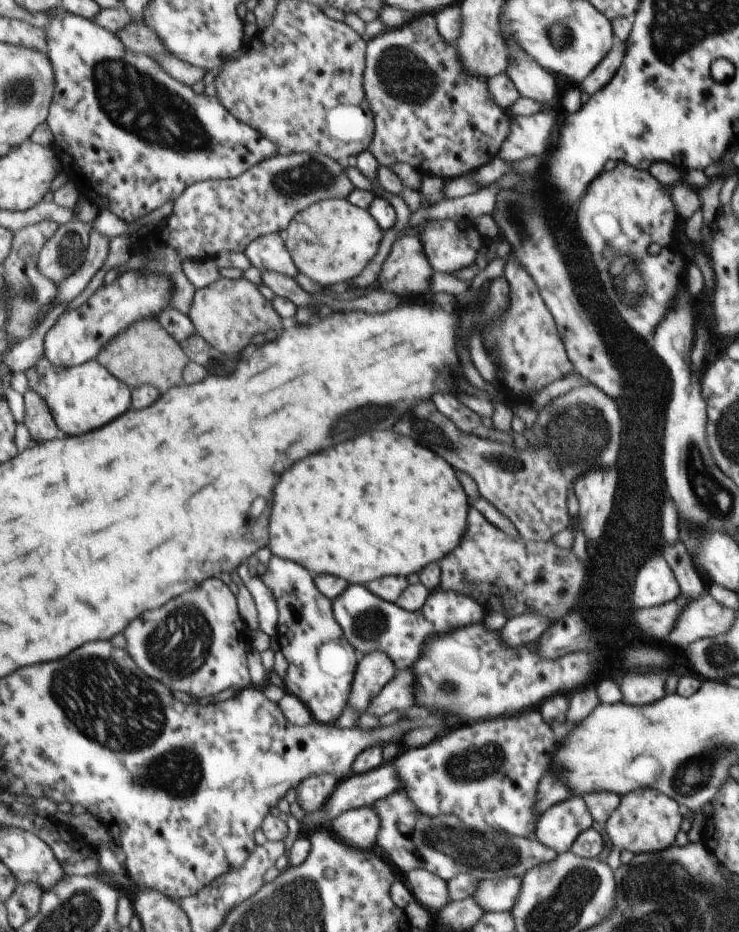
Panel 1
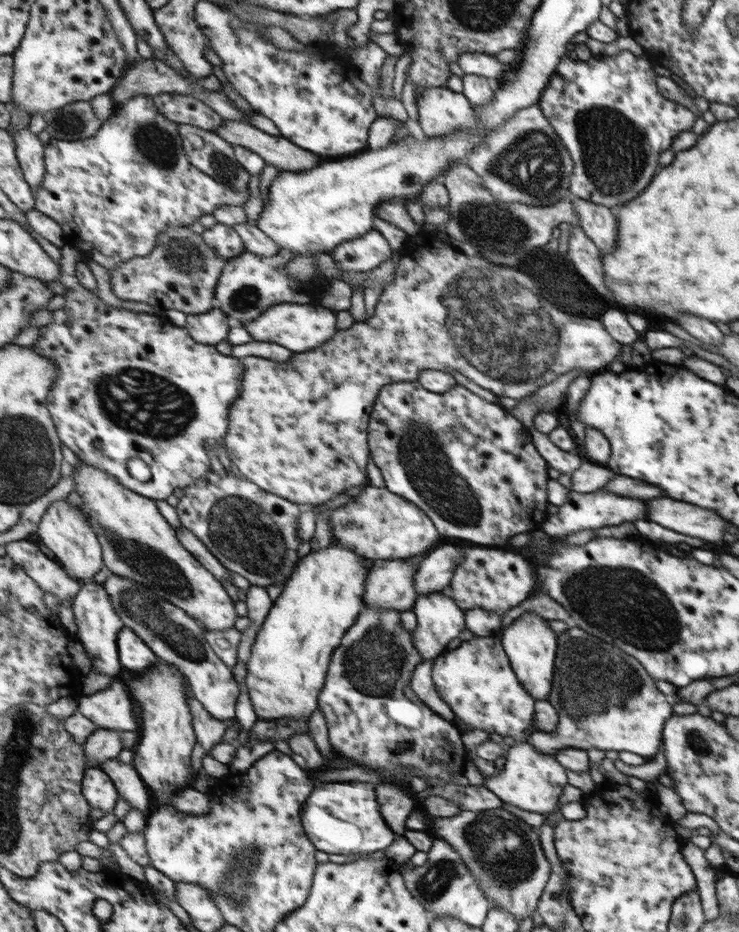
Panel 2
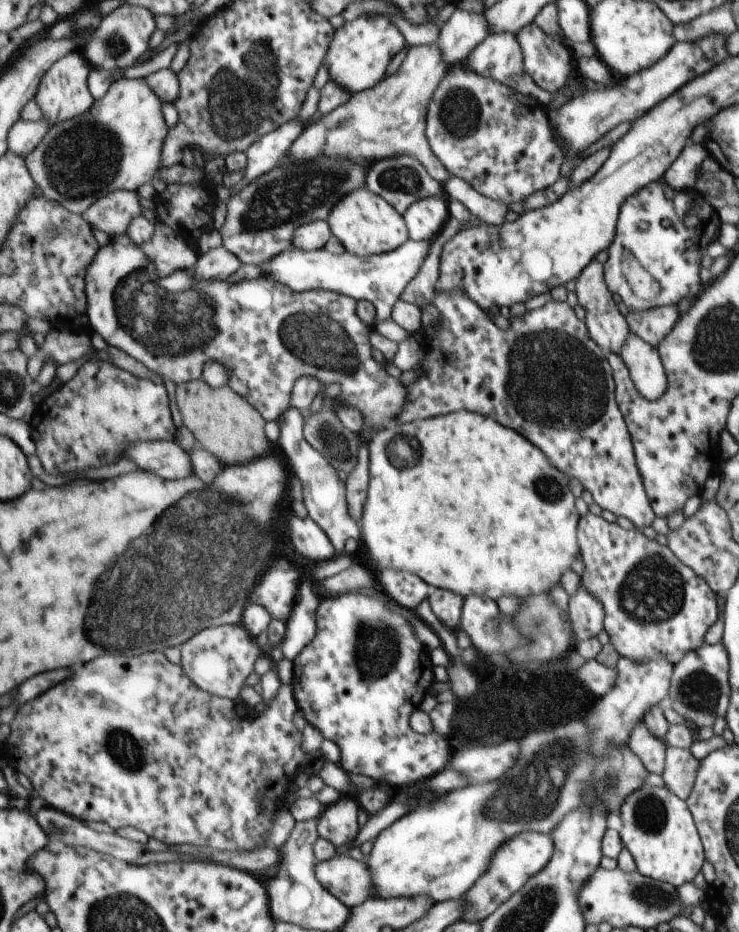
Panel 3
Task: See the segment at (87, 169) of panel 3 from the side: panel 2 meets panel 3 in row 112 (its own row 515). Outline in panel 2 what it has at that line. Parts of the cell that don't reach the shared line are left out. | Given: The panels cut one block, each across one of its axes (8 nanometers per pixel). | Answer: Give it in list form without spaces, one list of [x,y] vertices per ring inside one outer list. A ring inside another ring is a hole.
[[[82,461],[76,467],[66,466],[66,475],[74,477],[78,484],[76,493],[84,498],[83,510],[87,512],[92,527],[99,534],[103,544],[106,569],[127,576],[148,586],[160,597],[165,597],[173,605],[187,610],[190,616],[196,618],[207,631],[226,631],[236,628],[239,624],[238,610],[234,598],[228,594],[224,583],[216,578],[216,575],[208,570],[196,556],[180,541],[179,531],[164,517],[160,506],[155,498],[146,497],[134,490],[130,490],[124,483],[119,482],[106,470]]]

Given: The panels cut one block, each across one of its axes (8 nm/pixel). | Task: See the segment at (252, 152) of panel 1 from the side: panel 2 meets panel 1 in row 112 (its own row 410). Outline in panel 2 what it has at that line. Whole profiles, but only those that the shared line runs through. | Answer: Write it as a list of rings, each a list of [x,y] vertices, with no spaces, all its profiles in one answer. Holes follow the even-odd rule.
[[[66,245],[62,248],[62,282],[70,289],[64,296],[66,298],[66,306],[53,312],[53,321],[43,327],[43,337],[35,344],[35,350],[42,351],[48,358],[54,358],[59,363],[59,377],[56,377],[54,389],[51,390],[49,398],[50,407],[55,419],[56,426],[59,429],[59,435],[63,439],[64,444],[68,446],[80,460],[86,461],[88,464],[97,466],[102,470],[109,472],[114,478],[118,478],[119,482],[124,483],[130,490],[134,490],[146,497],[152,497],[156,500],[168,500],[170,496],[178,490],[178,488],[186,490],[193,485],[199,483],[202,478],[208,477],[212,471],[212,456],[210,452],[218,454],[218,446],[223,444],[226,446],[227,434],[231,429],[231,414],[235,408],[236,401],[243,395],[244,381],[247,371],[246,363],[243,359],[234,355],[222,354],[218,348],[208,343],[198,342],[186,327],[174,325],[170,321],[162,320],[160,316],[154,313],[137,313],[136,311],[108,306],[98,292],[94,292],[84,286],[80,282],[77,274],[77,266],[83,258],[84,252],[72,245]],[[132,458],[141,458],[151,468],[152,480],[150,482],[138,482],[128,470],[128,462]]]

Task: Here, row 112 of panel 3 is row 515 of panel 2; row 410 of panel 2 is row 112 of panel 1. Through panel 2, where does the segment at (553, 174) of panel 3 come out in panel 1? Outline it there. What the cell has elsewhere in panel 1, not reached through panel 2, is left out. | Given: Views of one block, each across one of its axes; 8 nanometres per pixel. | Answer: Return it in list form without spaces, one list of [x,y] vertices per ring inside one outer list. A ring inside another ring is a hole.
[[[436,14],[416,16],[403,27],[367,39],[363,87],[376,123],[375,140],[368,146],[369,151],[380,165],[408,163],[422,176],[432,175],[443,180],[470,175],[494,161],[511,134],[513,116],[492,99],[488,80],[465,71],[459,50],[440,34]]]

